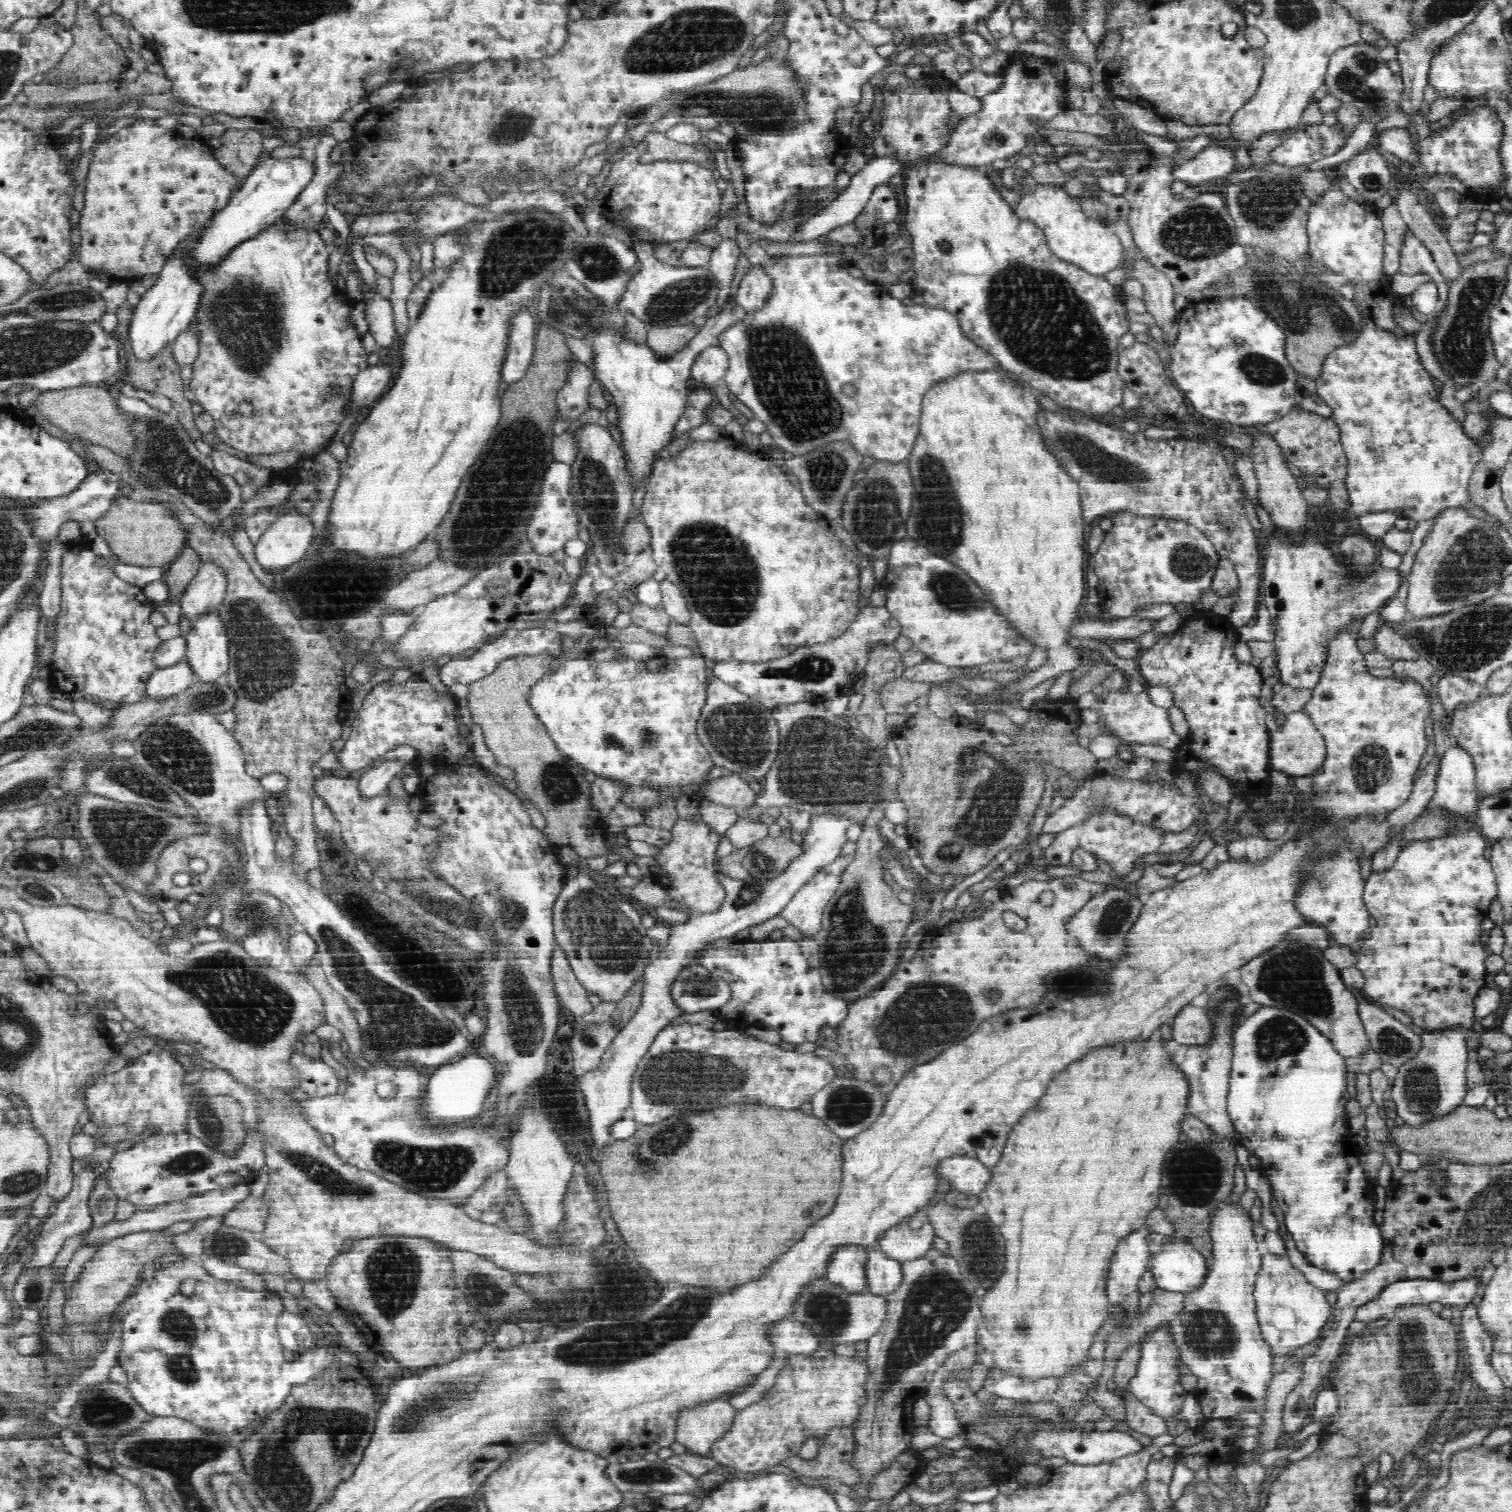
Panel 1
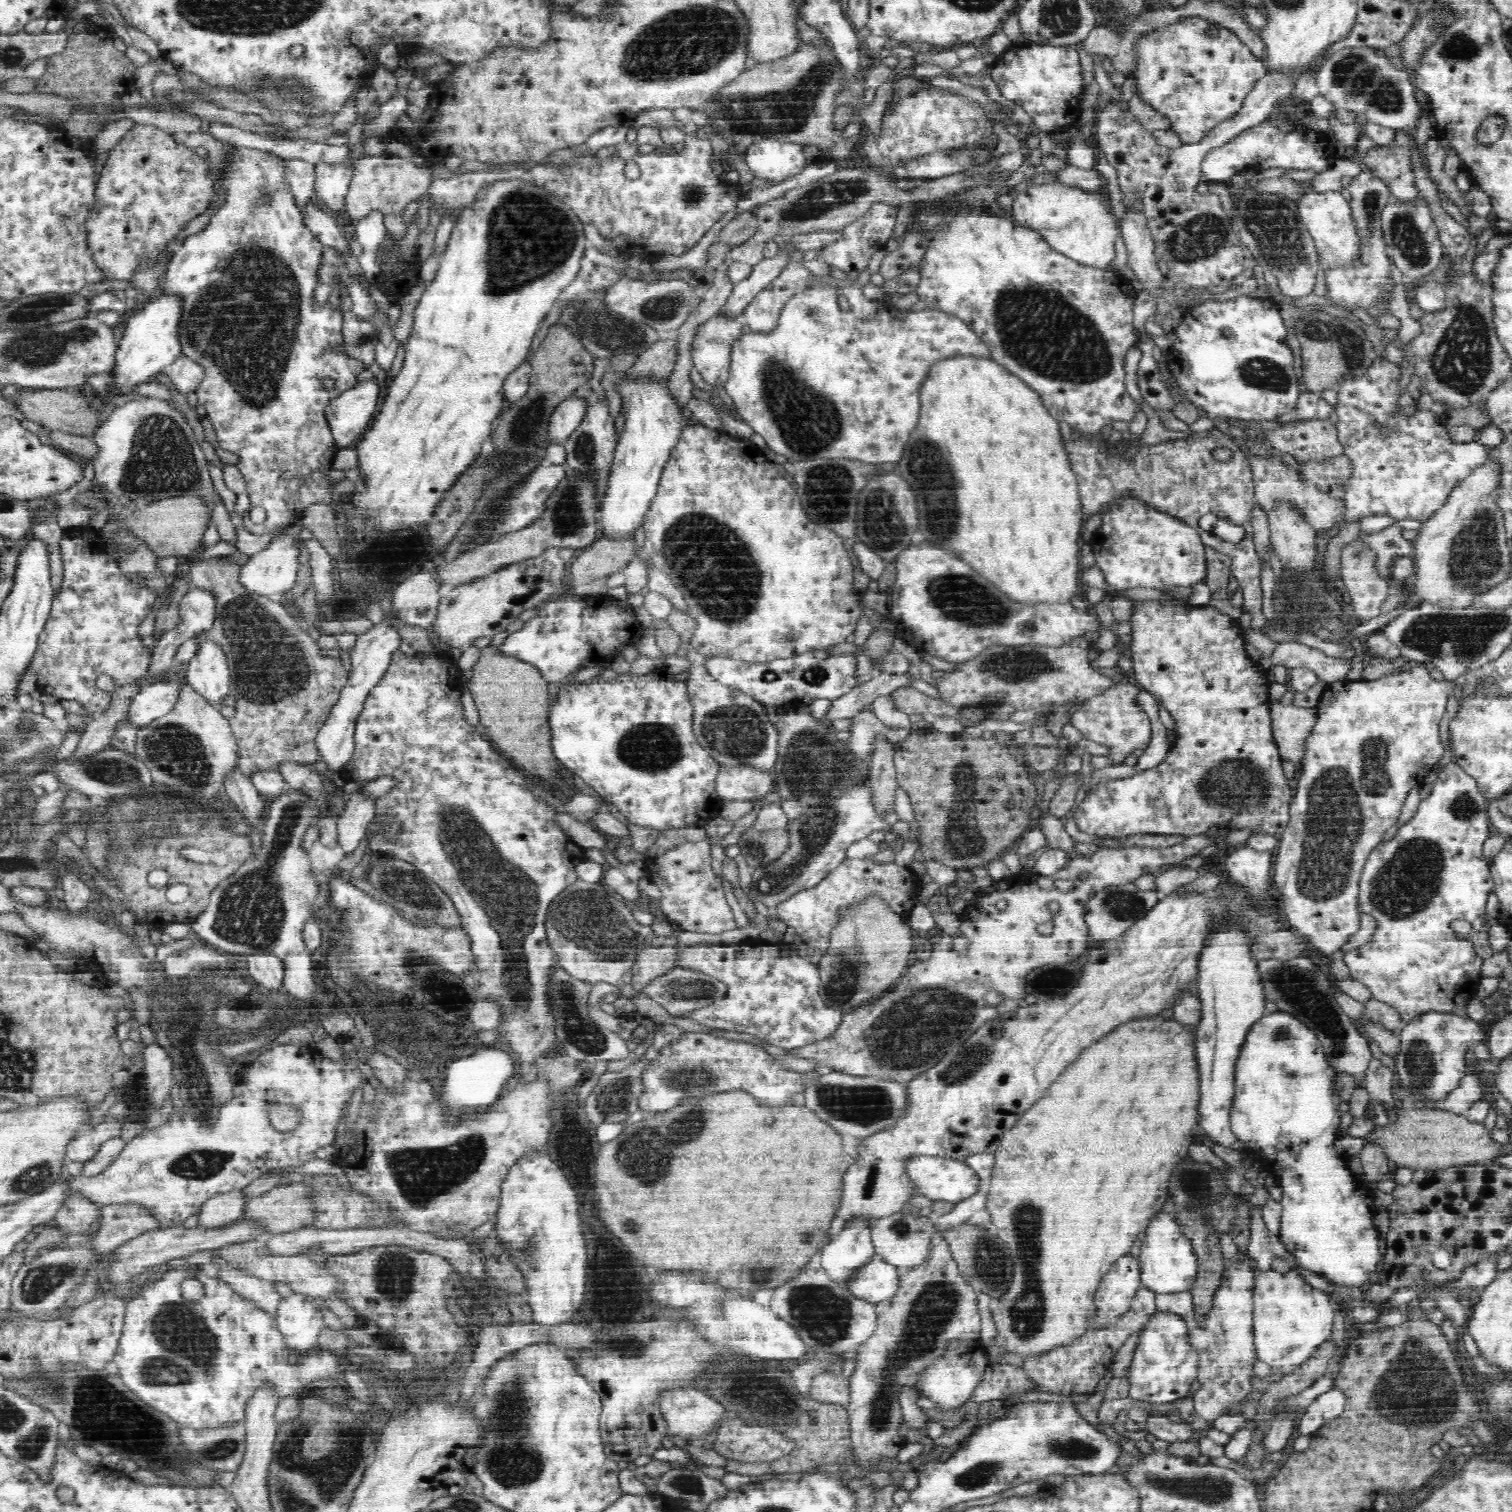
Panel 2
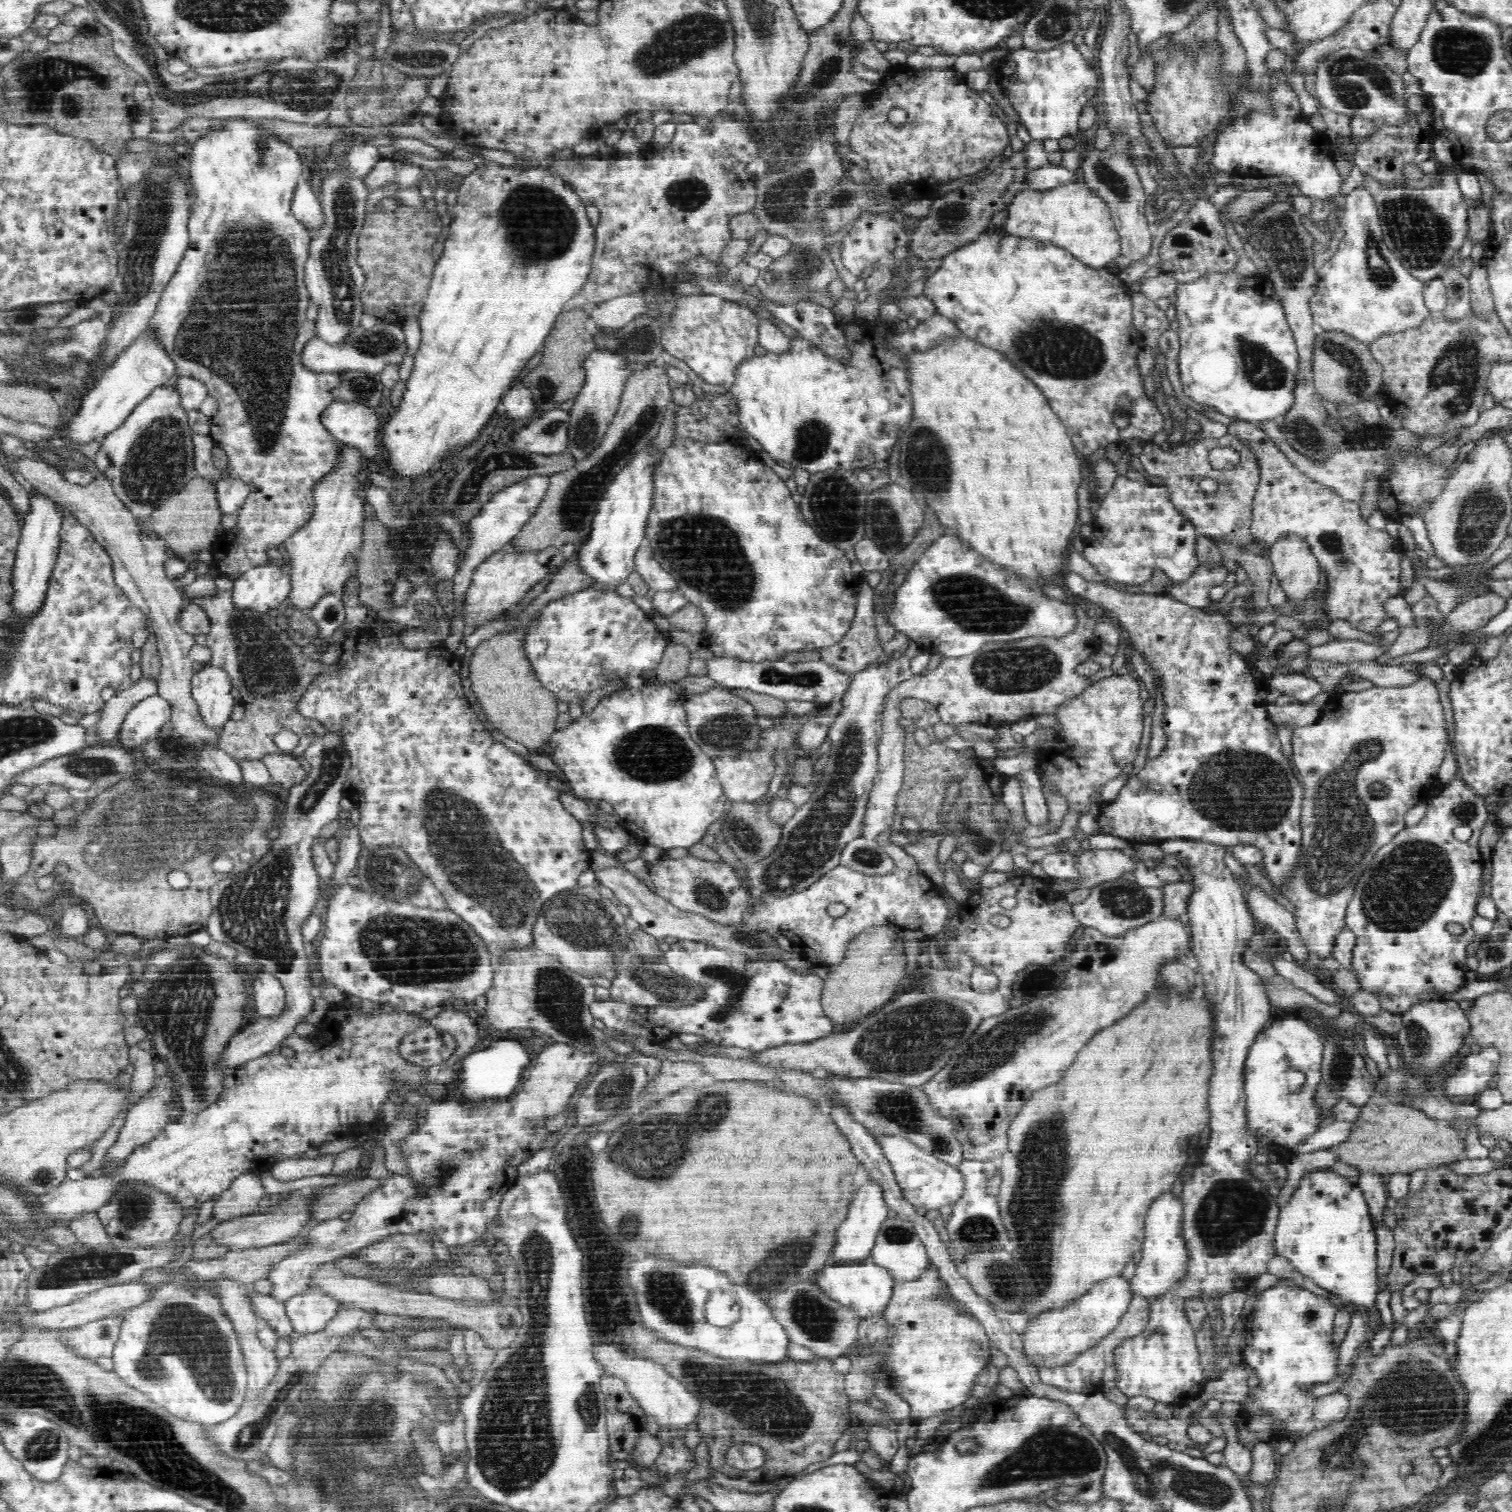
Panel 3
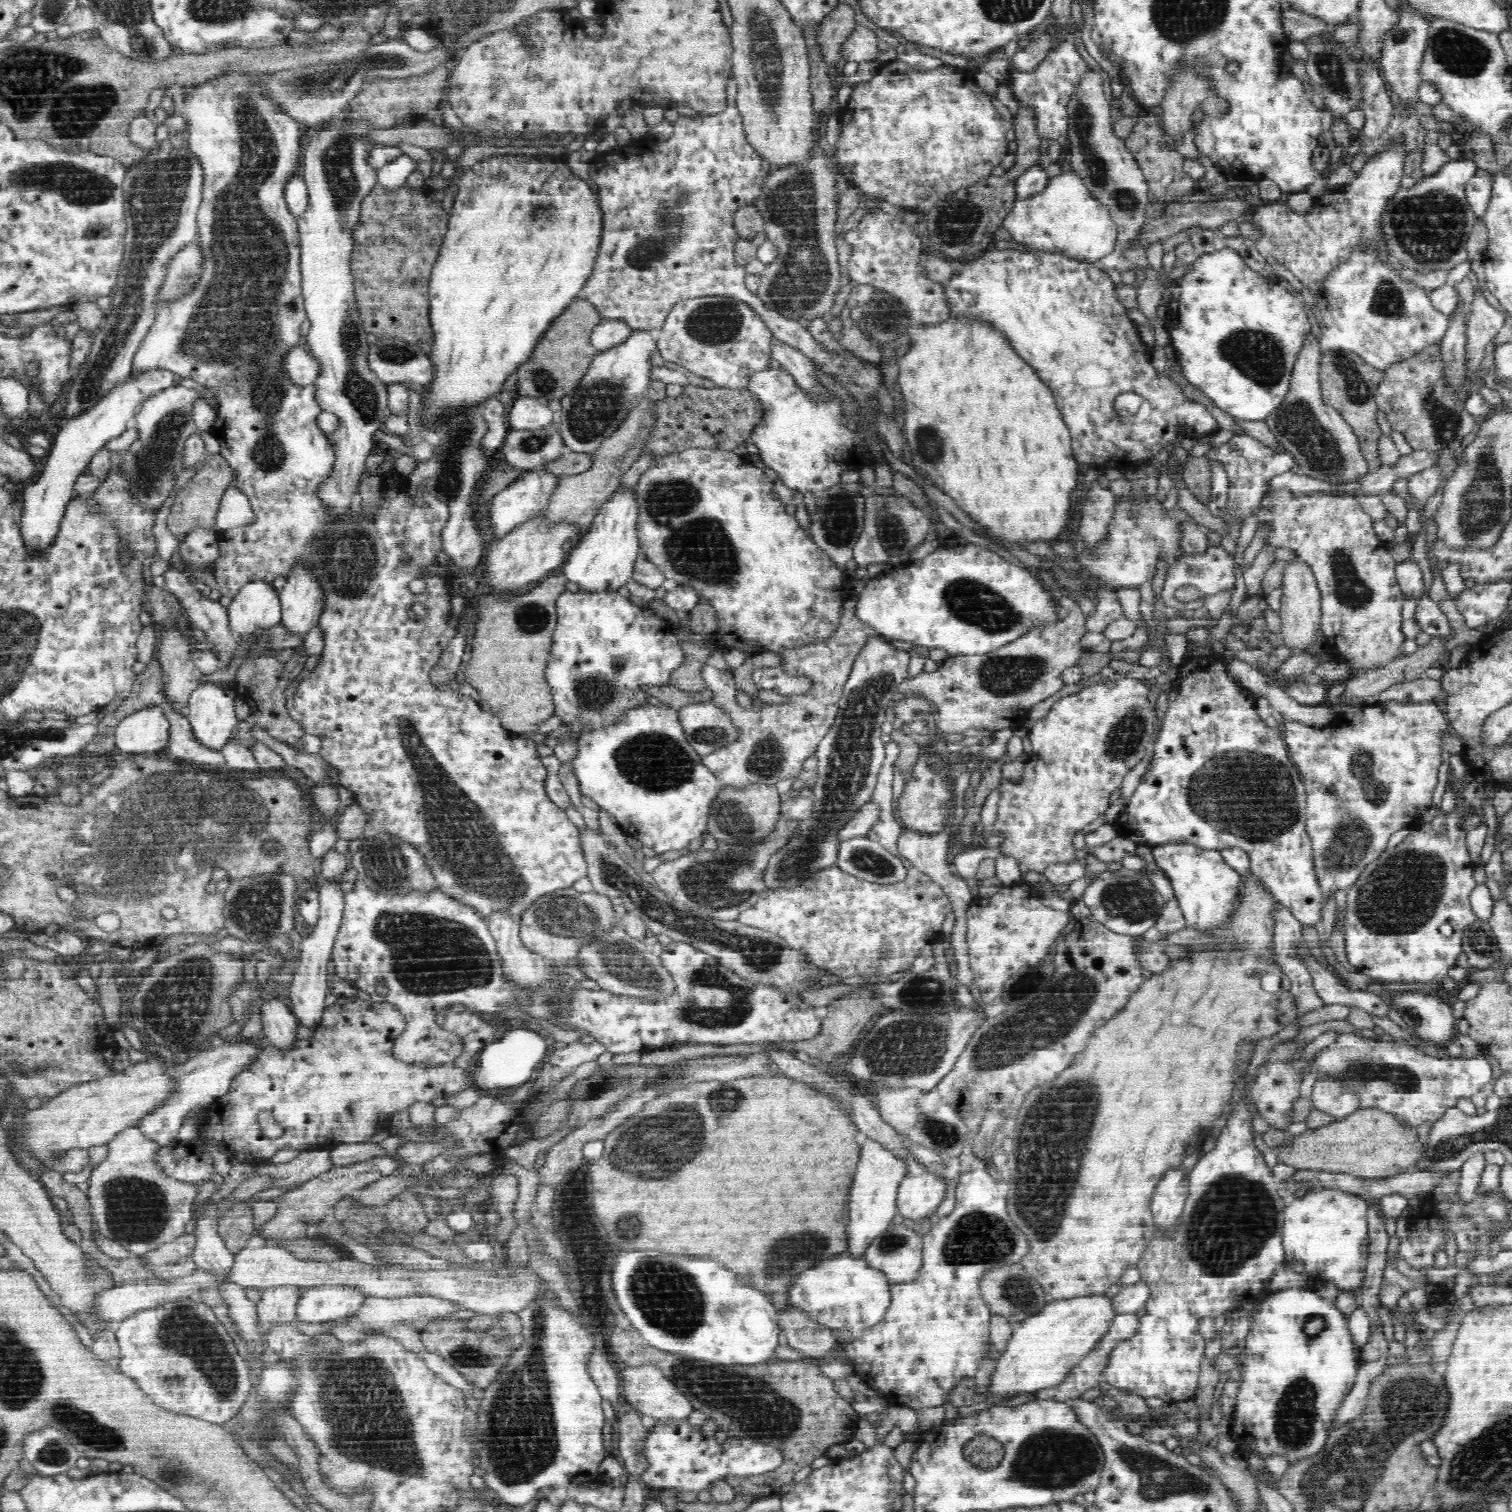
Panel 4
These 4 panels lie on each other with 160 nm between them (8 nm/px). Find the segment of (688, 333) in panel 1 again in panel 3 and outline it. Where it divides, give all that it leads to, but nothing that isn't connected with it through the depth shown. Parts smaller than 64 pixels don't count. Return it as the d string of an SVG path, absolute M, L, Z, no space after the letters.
M656 360L646 370L634 371L628 376L620 407L600 446L587 459L577 462L575 468L549 477L548 490L535 515L509 543L512 550L542 551L548 547L560 548L567 542L578 547L587 539L605 488L633 460L634 453L651 444L662 426L666 407L672 402L674 385L672 377L666 372L667 367L662 360Z

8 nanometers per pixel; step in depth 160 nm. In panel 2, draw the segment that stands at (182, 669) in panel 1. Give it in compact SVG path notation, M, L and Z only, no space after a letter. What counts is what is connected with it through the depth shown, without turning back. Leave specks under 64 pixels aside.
M176 678L174 682L160 680L144 685L142 690L131 700L126 720L136 728L148 726L152 720L168 713L178 700L181 684L186 681Z

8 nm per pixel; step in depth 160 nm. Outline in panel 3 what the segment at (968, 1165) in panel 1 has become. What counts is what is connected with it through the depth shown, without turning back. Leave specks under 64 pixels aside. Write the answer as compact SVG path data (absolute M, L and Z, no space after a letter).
M880 1135L876 1139L884 1156L892 1165L896 1182L900 1185L904 1198L915 1208L936 1210L946 1204L952 1205L962 1196L964 1179L954 1165L938 1160L933 1154L922 1150L909 1140L892 1135Z

